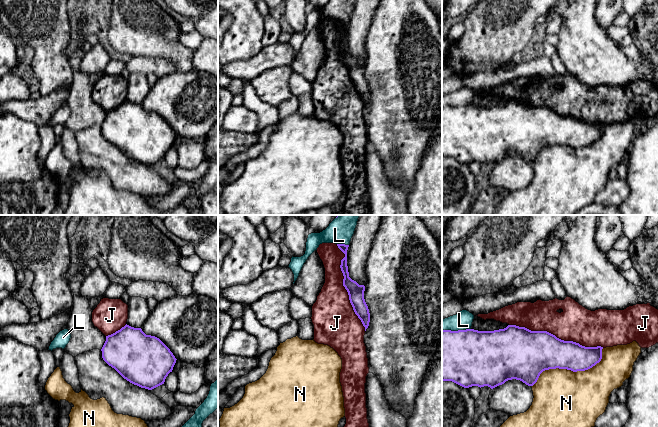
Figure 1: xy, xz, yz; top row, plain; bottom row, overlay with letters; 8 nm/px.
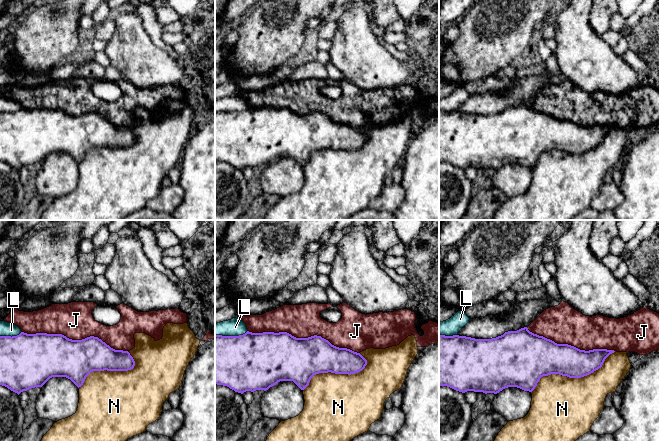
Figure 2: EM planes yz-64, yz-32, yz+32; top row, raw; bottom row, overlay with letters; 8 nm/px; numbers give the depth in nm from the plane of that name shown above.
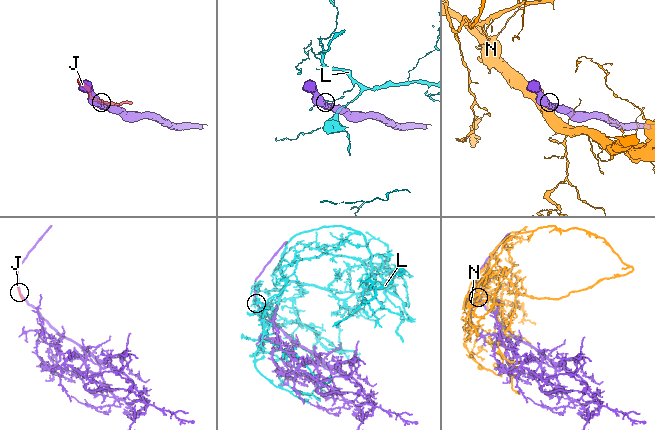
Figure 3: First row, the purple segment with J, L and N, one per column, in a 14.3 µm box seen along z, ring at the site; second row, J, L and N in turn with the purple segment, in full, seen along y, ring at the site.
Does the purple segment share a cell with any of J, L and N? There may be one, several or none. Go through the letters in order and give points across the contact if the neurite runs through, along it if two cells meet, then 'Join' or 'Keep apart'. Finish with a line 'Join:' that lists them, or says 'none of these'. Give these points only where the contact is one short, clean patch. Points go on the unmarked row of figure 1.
J: Join
L: Boundary: xz (337, 19), (348, 21). Keep apart
N: Keep apart
Join: J

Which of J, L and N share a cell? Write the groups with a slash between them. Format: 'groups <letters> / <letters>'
groups J / L / N

